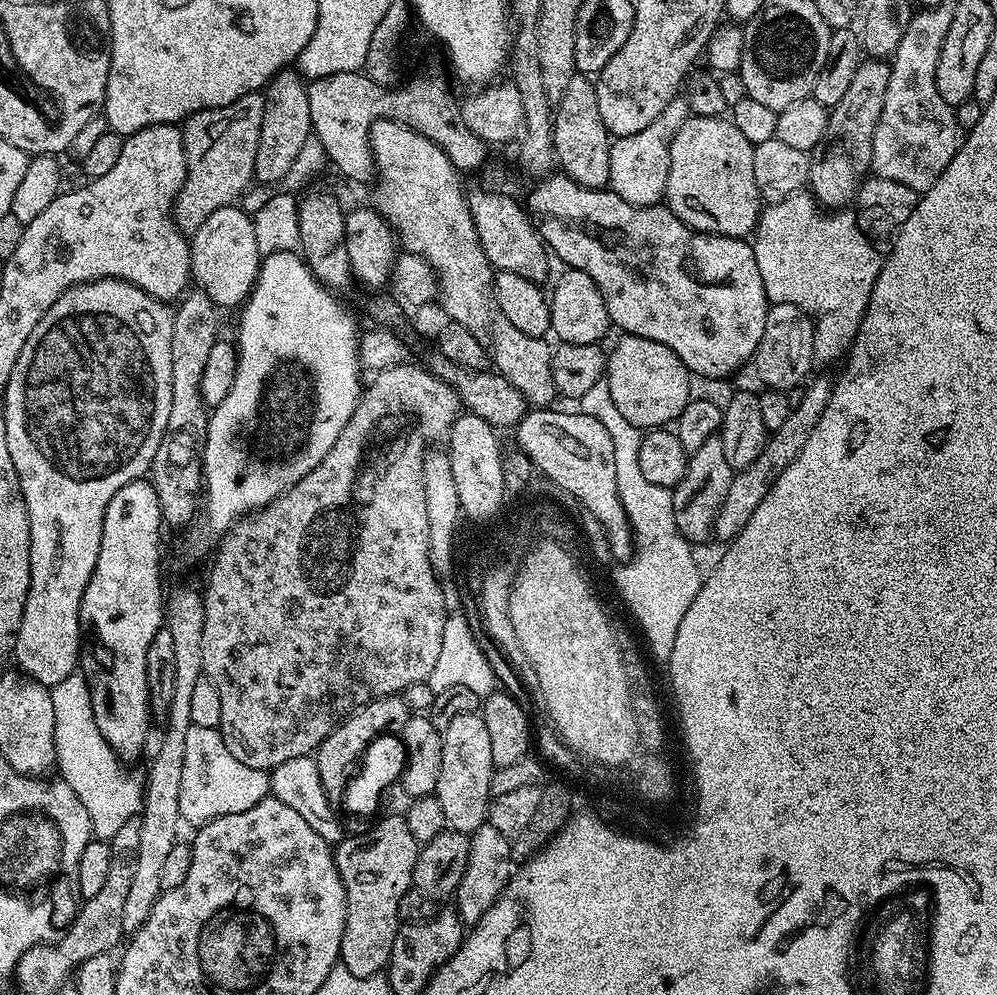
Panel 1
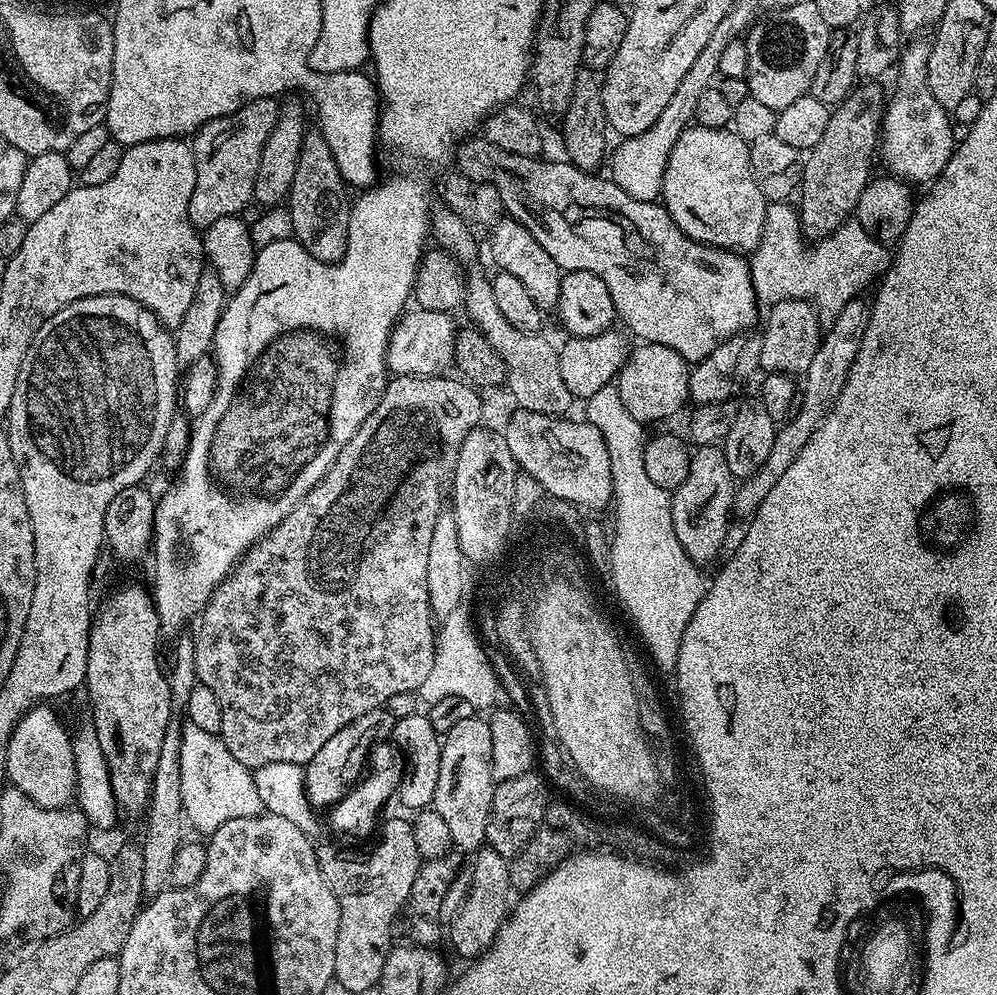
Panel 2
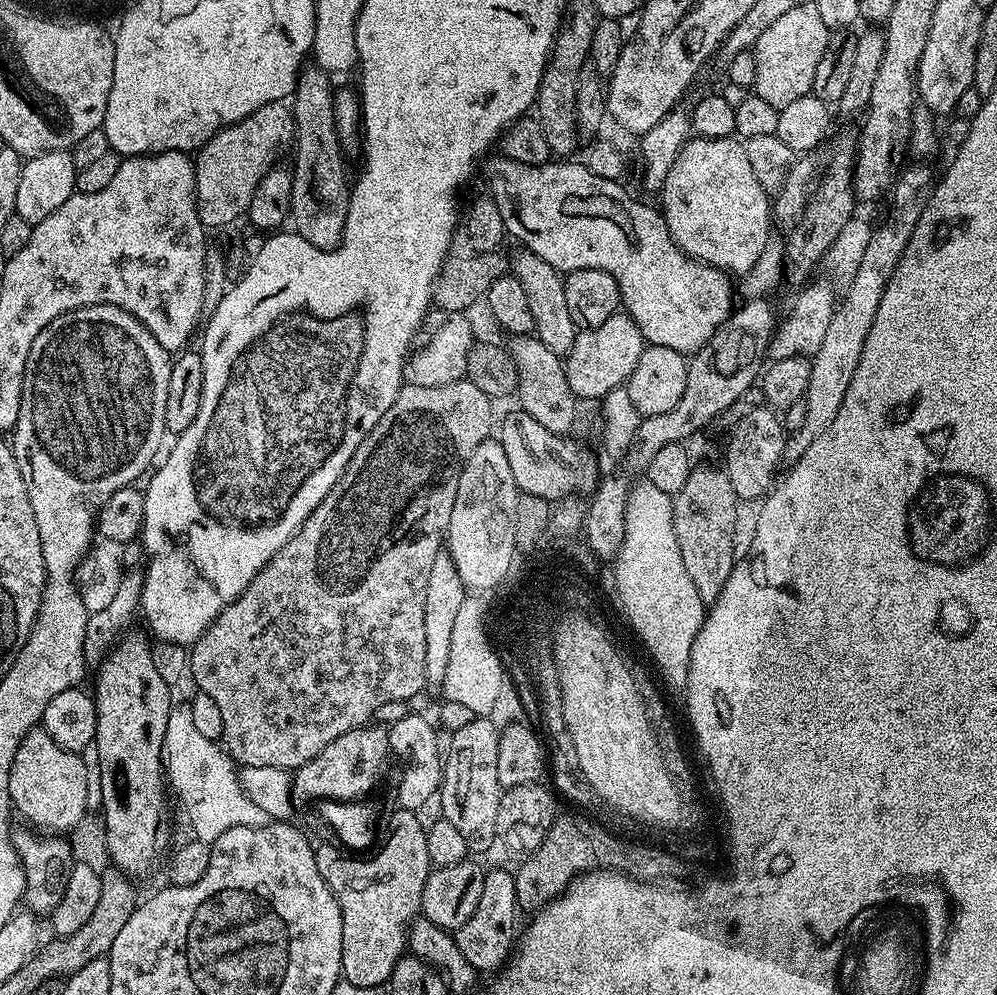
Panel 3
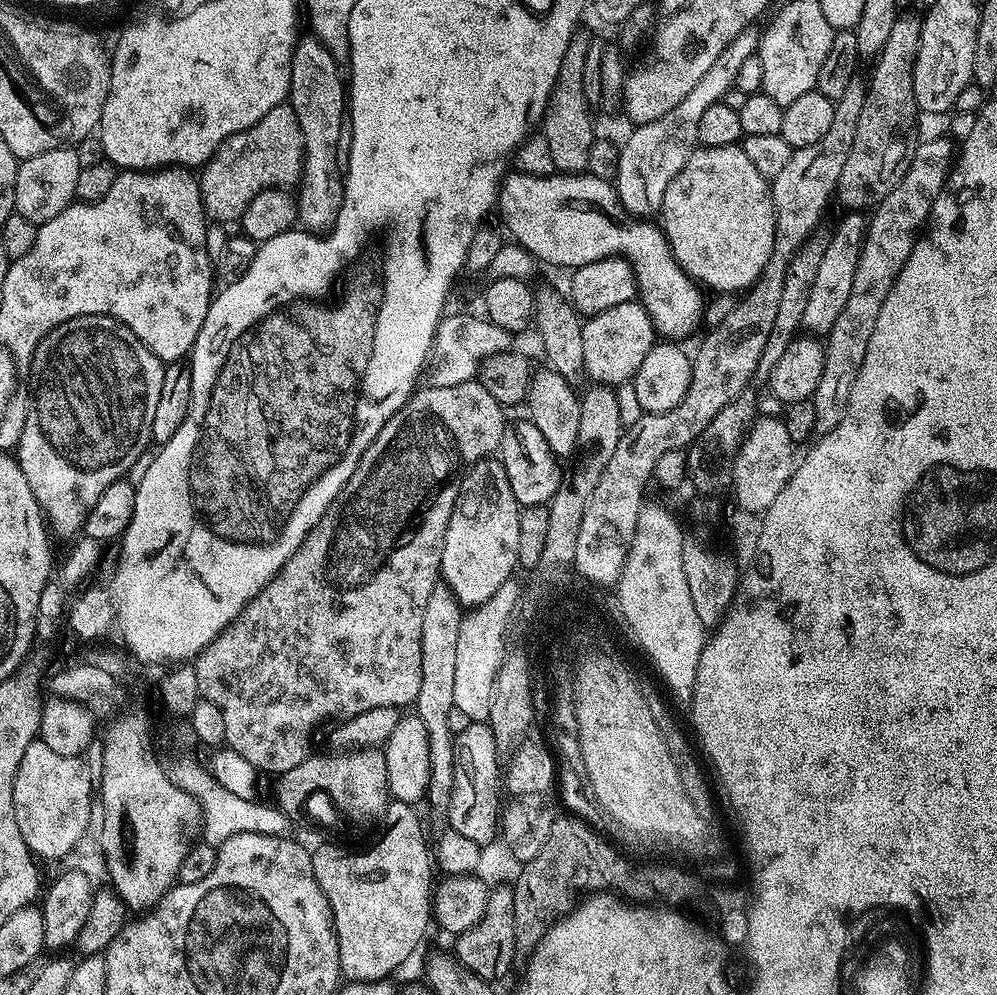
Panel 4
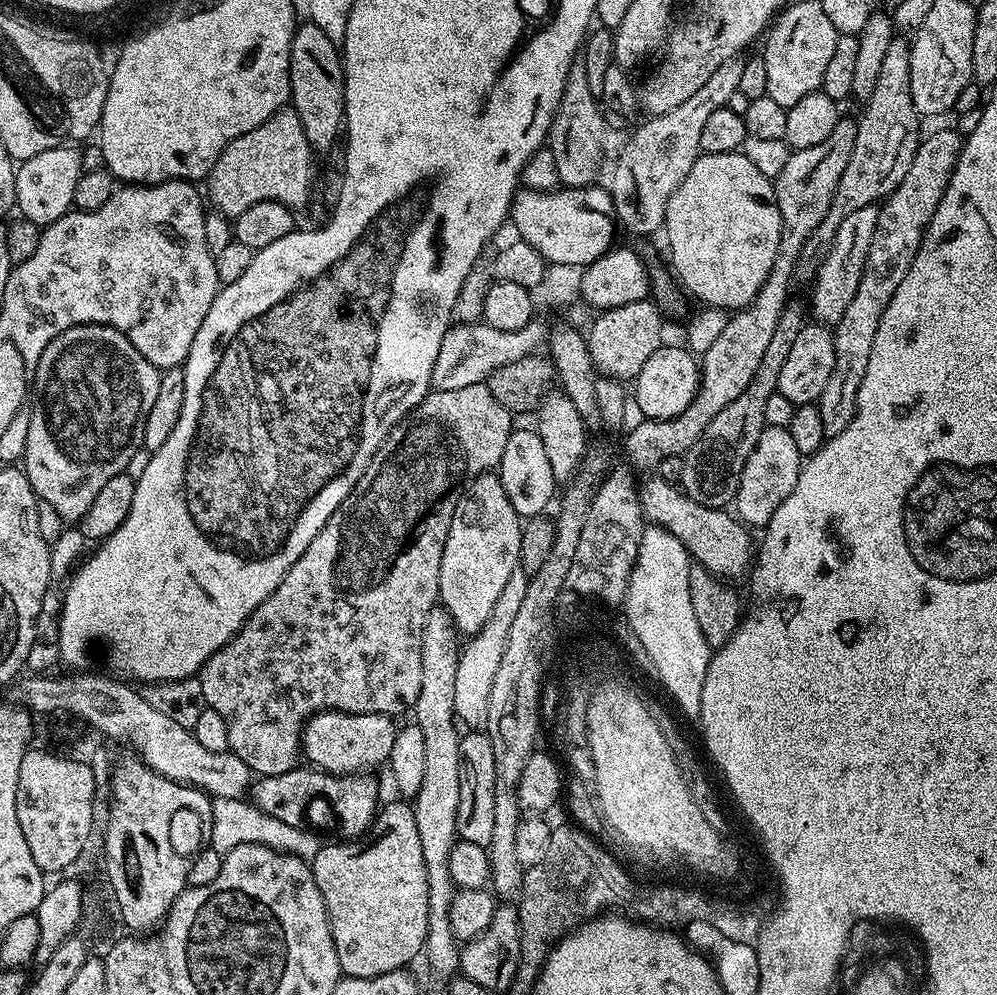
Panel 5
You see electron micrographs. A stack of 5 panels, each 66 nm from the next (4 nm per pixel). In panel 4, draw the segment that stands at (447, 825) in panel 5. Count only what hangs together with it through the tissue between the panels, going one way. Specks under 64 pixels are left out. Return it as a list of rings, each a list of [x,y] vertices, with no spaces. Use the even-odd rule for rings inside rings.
[[[441,582],[434,586],[434,594],[426,601],[426,611],[422,614],[422,686],[414,705],[414,715],[426,722],[426,734],[430,738],[430,782],[428,783],[429,801],[440,806],[447,805],[454,786],[454,735],[447,726],[447,718],[454,702],[454,669],[458,655],[458,626],[462,626],[464,612],[462,605]]]

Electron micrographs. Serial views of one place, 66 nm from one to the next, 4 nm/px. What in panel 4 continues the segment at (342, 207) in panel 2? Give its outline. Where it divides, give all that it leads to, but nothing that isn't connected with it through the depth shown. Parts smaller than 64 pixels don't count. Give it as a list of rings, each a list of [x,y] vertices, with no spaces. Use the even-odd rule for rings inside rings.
[[[315,38],[307,39],[297,43],[292,55],[287,99],[294,114],[298,114],[304,143],[304,166],[300,169],[298,181],[300,192],[295,193],[296,214],[307,231],[324,234],[335,228],[344,201],[342,156],[336,153],[336,147],[340,144],[340,135],[346,132],[346,80],[343,75],[340,77],[341,65],[322,46],[322,42]]]

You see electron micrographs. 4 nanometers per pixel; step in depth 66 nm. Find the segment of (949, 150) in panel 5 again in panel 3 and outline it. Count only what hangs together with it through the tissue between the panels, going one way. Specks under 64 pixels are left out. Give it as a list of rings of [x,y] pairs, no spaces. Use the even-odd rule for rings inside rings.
[[[909,163],[899,173],[896,183],[892,185],[890,189],[892,205],[888,208],[888,217],[885,218],[884,224],[876,224],[873,227],[872,237],[869,240],[869,245],[866,246],[862,262],[860,262],[857,272],[847,281],[848,289],[845,290],[844,296],[842,292],[834,314],[830,318],[830,326],[826,329],[826,338],[822,338],[822,346],[818,346],[816,355],[811,357],[810,382],[804,395],[806,422],[802,426],[802,430],[791,433],[785,439],[785,461],[791,462],[802,458],[802,454],[806,454],[806,446],[810,446],[810,442],[814,442],[814,438],[818,438],[818,434],[822,434],[822,430],[826,430],[826,426],[830,426],[830,422],[834,422],[834,414],[838,414],[838,406],[842,406],[842,398],[846,398],[846,390],[850,387],[850,378],[854,378],[854,370],[858,370],[858,358],[862,358],[862,346],[866,346],[866,334],[870,334],[870,326],[874,326],[874,314],[878,314],[878,306],[882,303],[882,290],[886,286],[886,282],[890,282],[890,278],[910,242],[910,234],[914,234],[914,226],[918,222],[918,218],[922,218],[922,210],[928,205],[928,200],[932,196],[934,175],[932,176],[931,170],[924,165],[927,163],[912,163],[916,164],[910,165],[911,163]]]

